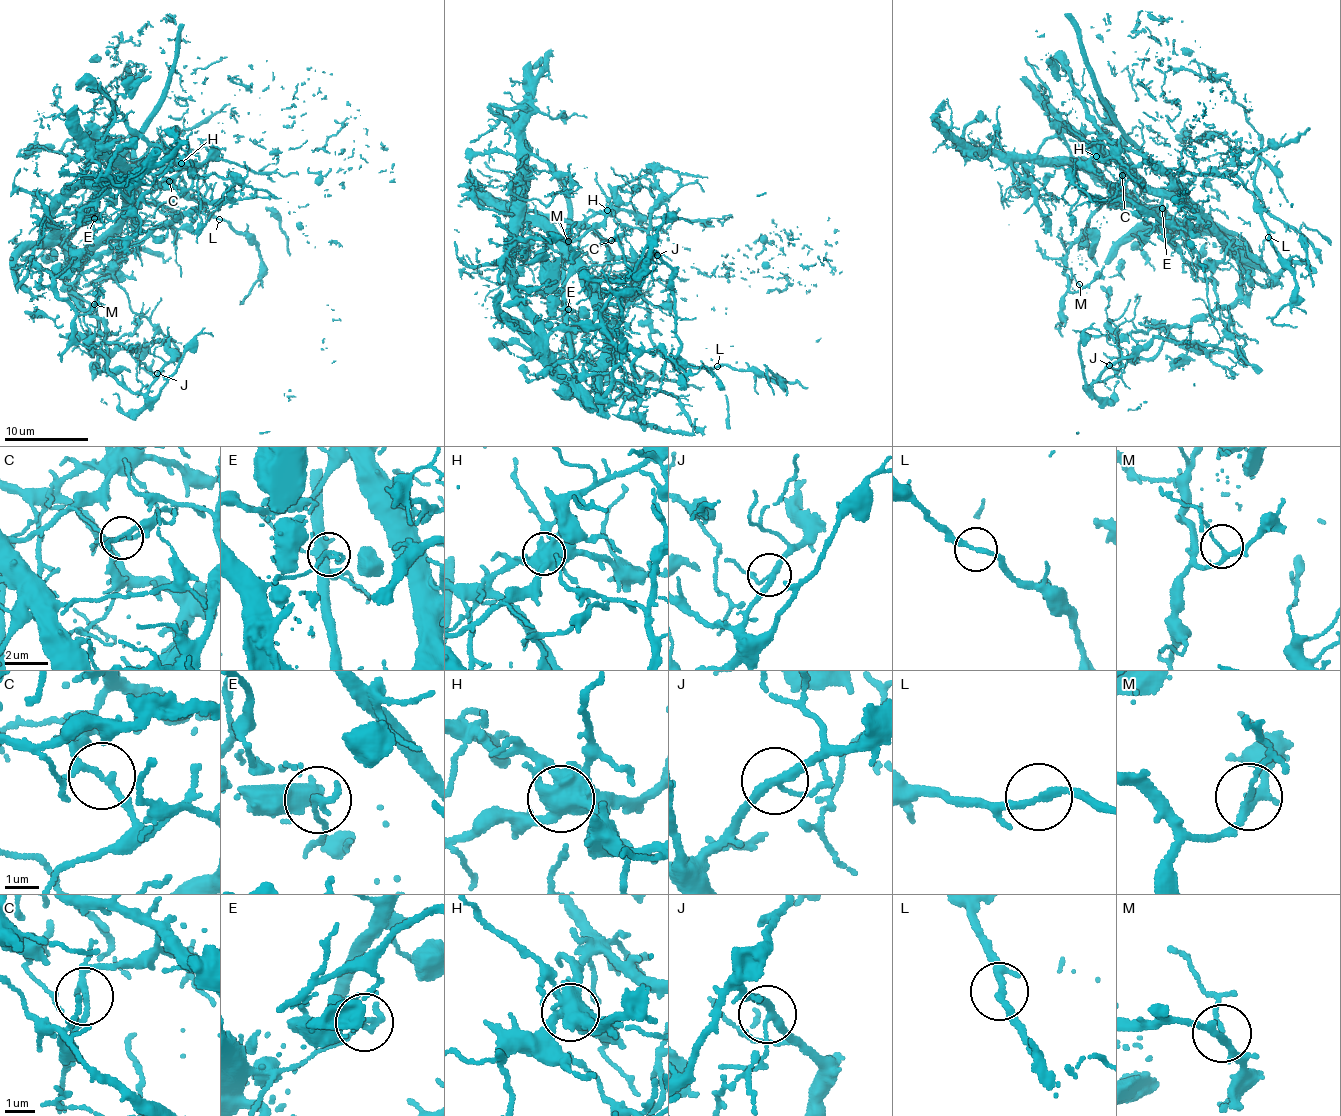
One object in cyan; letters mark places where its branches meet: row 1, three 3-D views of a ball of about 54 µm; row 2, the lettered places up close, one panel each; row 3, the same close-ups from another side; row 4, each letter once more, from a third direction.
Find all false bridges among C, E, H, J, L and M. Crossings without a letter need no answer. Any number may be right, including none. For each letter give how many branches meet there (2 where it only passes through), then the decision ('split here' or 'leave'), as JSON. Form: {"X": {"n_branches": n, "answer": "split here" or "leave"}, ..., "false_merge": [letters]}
{"C": {"n_branches": 3, "answer": "split here"}, "E": {"n_branches": 1, "answer": "split here"}, "H": {"n_branches": 5, "answer": "split here"}, "J": {"n_branches": 3, "answer": "leave"}, "L": {"n_branches": 2, "answer": "leave"}, "M": {"n_branches": 3, "answer": "leave"}, "false_merge": ["C", "E", "H"]}

